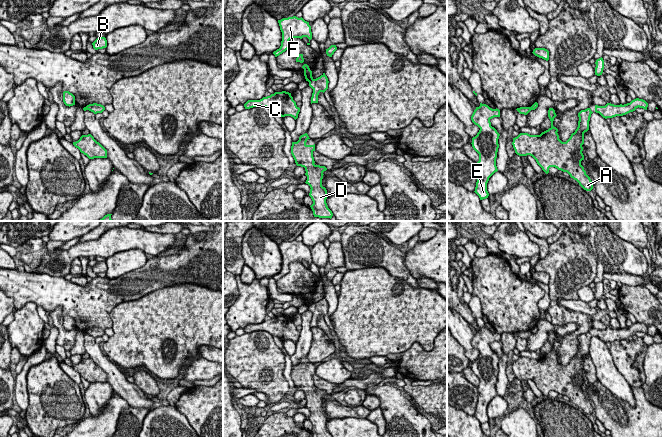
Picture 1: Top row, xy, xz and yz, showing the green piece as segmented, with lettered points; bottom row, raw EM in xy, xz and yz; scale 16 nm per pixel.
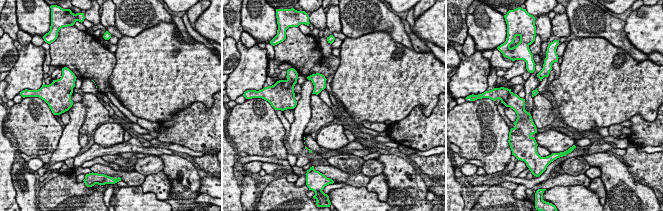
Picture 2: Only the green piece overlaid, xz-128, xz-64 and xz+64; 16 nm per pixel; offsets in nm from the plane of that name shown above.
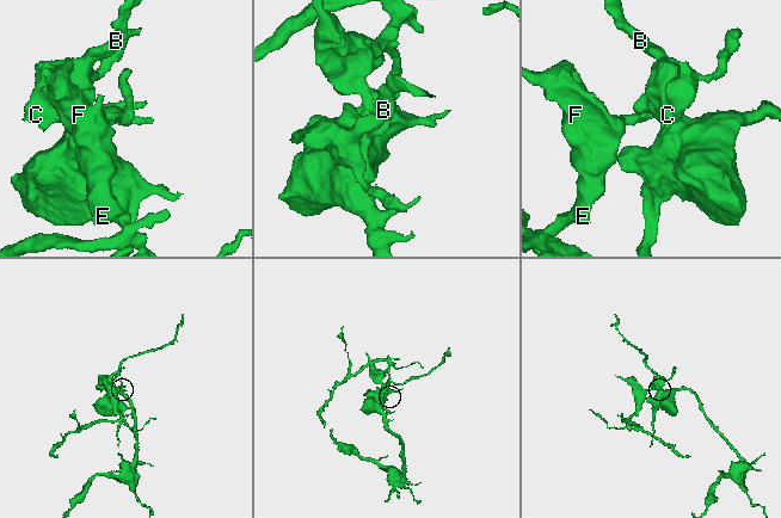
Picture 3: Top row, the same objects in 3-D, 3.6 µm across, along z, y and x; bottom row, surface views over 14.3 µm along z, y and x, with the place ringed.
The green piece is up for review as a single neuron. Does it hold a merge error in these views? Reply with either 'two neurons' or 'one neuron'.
two neurons

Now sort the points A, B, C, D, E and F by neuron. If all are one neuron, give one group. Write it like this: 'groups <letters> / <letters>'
groups A B C D / E F

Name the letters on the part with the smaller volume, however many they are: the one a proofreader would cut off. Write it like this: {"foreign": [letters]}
{"foreign": ["E", "F"]}

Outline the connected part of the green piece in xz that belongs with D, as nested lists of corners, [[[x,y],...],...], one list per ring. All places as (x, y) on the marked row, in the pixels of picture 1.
[[[305,133],[299,137],[297,142],[292,142],[291,154],[297,166],[305,168],[305,175],[307,176],[306,184],[310,186],[309,196],[313,204],[310,206],[314,217],[319,218],[332,218],[333,213],[328,208],[327,190],[322,186],[323,172],[327,170],[325,166],[315,165],[313,152],[315,151],[314,145],[307,145],[307,140],[310,139],[308,134]]]

